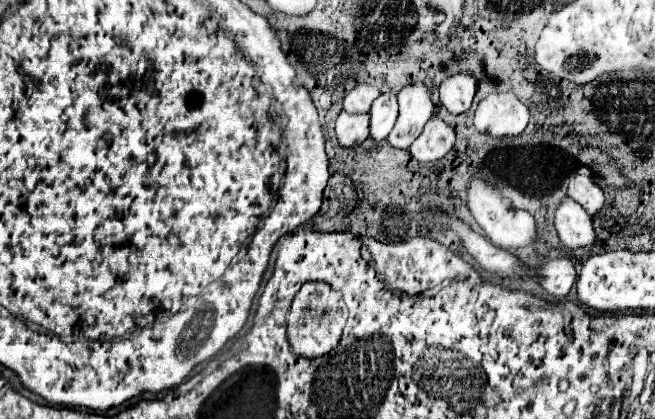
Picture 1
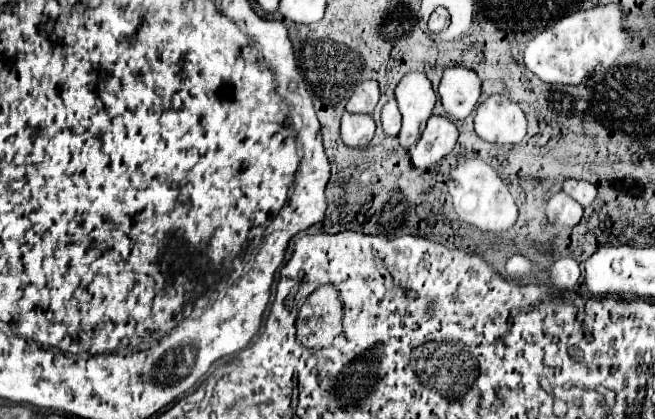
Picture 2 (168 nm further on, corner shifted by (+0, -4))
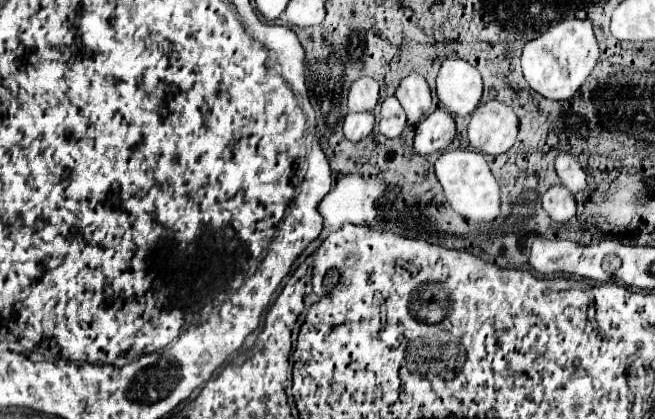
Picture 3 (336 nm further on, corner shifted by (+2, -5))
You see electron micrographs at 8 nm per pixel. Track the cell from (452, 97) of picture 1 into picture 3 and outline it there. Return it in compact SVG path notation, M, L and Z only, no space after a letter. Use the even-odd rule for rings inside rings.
M448 59L442 63L436 77L436 95L452 115L470 115L482 97L480 73L462 59Z

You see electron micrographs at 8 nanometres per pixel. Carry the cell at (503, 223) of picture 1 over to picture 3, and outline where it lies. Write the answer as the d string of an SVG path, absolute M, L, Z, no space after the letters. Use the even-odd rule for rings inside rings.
M446 151L438 157L434 163L436 177L444 189L446 201L452 205L456 213L462 217L476 221L476 223L486 223L494 221L500 217L500 185L496 177L490 171L490 165L486 163L482 153L476 151Z

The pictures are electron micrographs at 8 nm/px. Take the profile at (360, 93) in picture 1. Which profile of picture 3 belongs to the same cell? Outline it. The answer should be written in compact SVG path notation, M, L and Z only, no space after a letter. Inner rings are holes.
M360 77L348 91L350 111L374 111L378 103L378 83L372 77Z

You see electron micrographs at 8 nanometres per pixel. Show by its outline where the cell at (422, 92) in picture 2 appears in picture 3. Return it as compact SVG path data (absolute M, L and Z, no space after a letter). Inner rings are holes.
M410 73L400 81L396 97L408 115L408 127L414 127L430 109L432 95L426 79L418 73Z

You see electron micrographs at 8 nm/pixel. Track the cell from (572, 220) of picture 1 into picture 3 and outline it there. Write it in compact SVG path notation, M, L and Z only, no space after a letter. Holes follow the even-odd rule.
M562 185L550 187L542 197L542 207L556 223L566 223L576 215L576 201Z

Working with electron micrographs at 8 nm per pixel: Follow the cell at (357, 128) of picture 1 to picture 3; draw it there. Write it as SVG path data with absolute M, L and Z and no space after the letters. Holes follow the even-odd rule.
M348 113L344 119L344 137L350 141L360 141L372 133L374 115L372 113Z

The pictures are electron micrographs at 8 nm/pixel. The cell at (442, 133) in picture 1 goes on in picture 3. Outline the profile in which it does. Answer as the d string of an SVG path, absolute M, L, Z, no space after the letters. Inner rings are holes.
M436 109L416 125L414 153L422 157L442 153L446 147L450 147L454 137L456 137L454 117L442 109Z

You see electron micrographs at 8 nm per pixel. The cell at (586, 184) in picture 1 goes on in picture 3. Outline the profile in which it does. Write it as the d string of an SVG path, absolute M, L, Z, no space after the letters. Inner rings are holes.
M558 155L556 157L556 173L558 173L562 185L572 195L576 195L578 191L584 191L588 187L586 171L580 167L580 163L572 155Z

